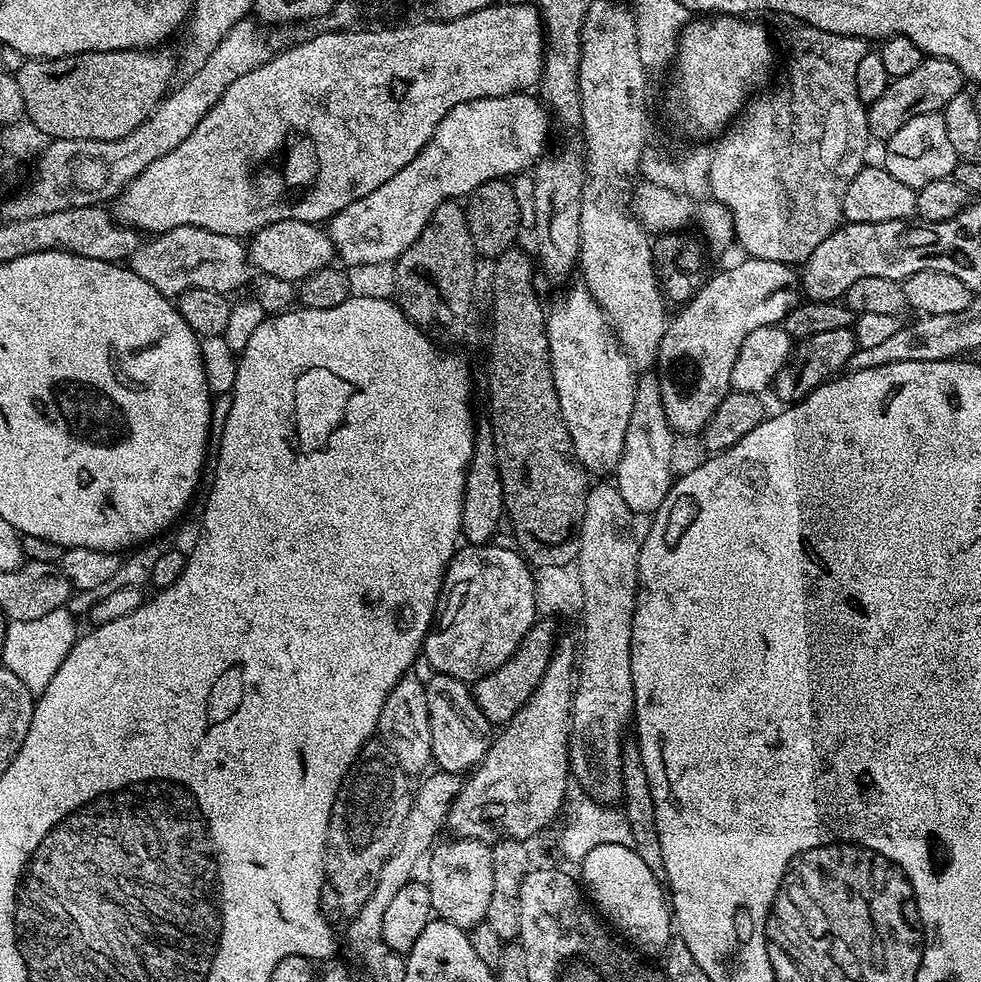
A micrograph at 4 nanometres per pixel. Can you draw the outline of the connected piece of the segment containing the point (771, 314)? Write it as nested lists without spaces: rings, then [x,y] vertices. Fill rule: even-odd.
[[[744,258],[741,264],[705,279],[695,296],[677,311],[680,313],[667,321],[654,361],[654,375],[660,382],[662,406],[669,424],[677,433],[703,433],[706,422],[710,422],[710,414],[718,410],[718,402],[722,402],[732,388],[730,370],[734,368],[734,358],[738,356],[742,342],[746,342],[746,334],[754,334],[754,330],[759,328],[779,325],[788,311],[801,300],[802,289],[797,269],[782,262]]]

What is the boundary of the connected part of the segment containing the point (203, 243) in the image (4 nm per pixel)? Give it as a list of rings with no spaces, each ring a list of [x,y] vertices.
[[[178,226],[169,232],[162,232],[145,239],[136,247],[134,254],[128,257],[126,264],[134,274],[138,274],[138,278],[150,282],[150,286],[154,286],[154,290],[158,290],[169,298],[180,296],[188,288],[232,294],[235,288],[240,288],[247,282],[248,272],[250,273],[247,247],[237,237],[214,234],[210,230],[202,230],[198,226]]]

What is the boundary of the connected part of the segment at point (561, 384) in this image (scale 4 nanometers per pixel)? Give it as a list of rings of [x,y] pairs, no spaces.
[[[577,286],[572,288],[564,296],[564,301],[557,306],[556,309],[547,313],[546,319],[548,321],[548,349],[550,350],[550,362],[552,363],[552,373],[554,374],[554,386],[558,390],[558,406],[562,406],[562,418],[566,422],[566,430],[570,430],[570,442],[572,443],[572,449],[576,455],[576,461],[582,465],[584,471],[589,474],[595,474],[595,472],[608,472],[608,474],[615,473],[618,462],[620,461],[620,455],[622,454],[622,446],[624,445],[624,439],[626,438],[626,428],[628,426],[628,419],[630,418],[630,412],[636,401],[636,382],[637,377],[632,376],[634,371],[633,365],[630,363],[627,352],[623,351],[610,327],[610,321],[605,316],[604,311],[598,306],[596,301],[588,289],[583,286]]]

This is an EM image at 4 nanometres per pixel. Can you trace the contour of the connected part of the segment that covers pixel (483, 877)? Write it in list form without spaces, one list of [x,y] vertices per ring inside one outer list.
[[[448,838],[445,844],[437,843],[426,860],[433,913],[439,919],[454,926],[471,930],[476,924],[486,921],[486,910],[490,906],[490,894],[494,891],[494,862],[492,849],[483,840]]]

